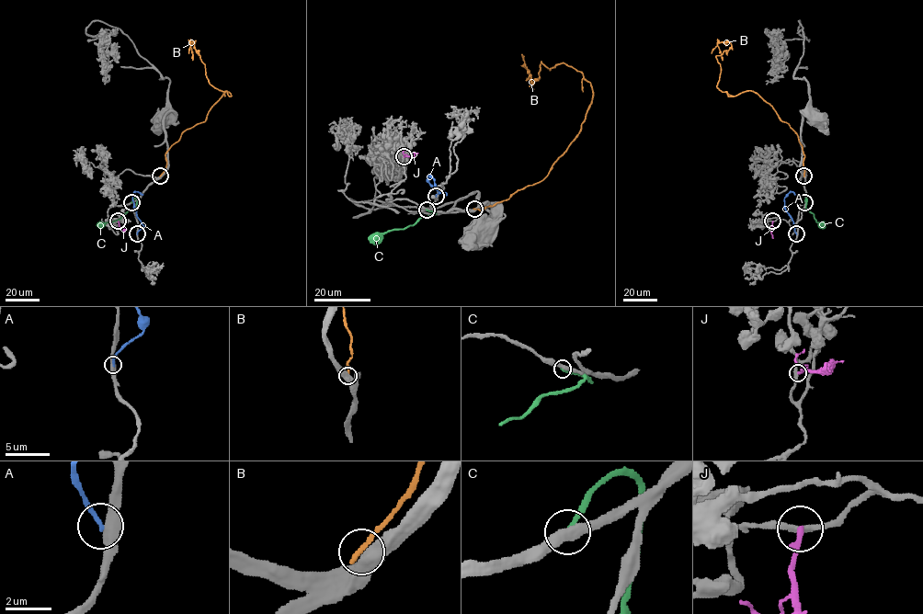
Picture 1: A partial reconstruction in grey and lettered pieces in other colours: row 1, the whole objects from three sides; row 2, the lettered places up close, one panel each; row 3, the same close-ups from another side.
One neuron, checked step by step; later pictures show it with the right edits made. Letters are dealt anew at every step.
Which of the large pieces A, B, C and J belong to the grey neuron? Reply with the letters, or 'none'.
none

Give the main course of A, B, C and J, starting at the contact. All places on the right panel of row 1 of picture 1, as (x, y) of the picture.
A: (796, 234), (785, 209), (784, 198), (791, 191), (795, 195)
B: (803, 176), (797, 134), (772, 107), (716, 86), (716, 56), (730, 43), (717, 44), (722, 60)
C: (804, 202), (805, 198), (805, 208), (823, 225)
J: (772, 221), (773, 238)

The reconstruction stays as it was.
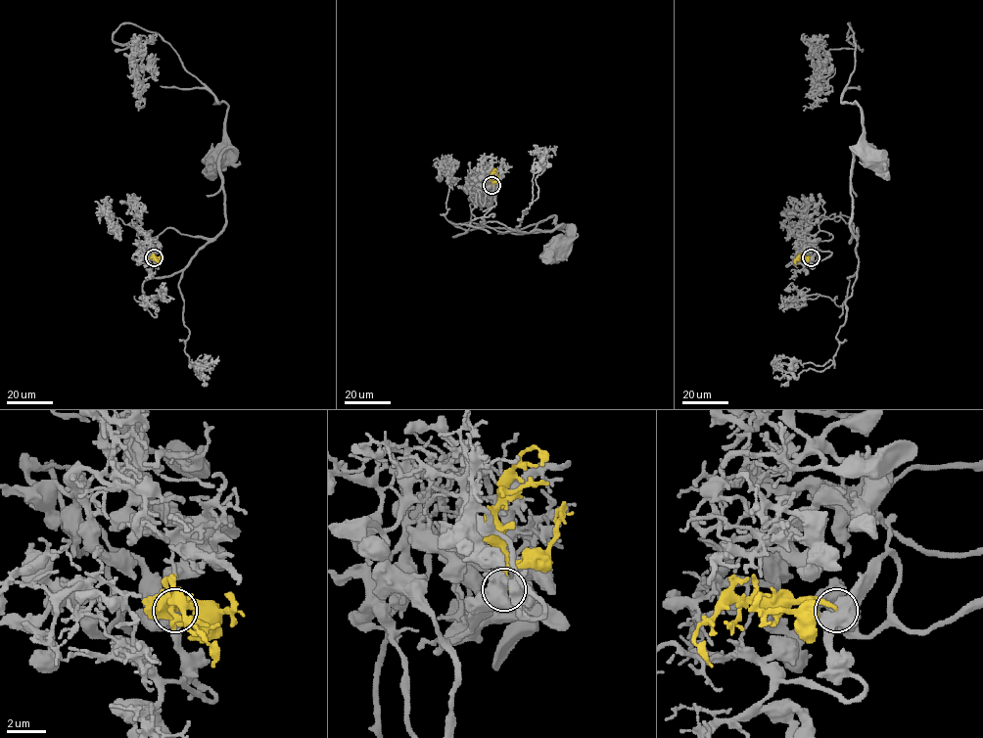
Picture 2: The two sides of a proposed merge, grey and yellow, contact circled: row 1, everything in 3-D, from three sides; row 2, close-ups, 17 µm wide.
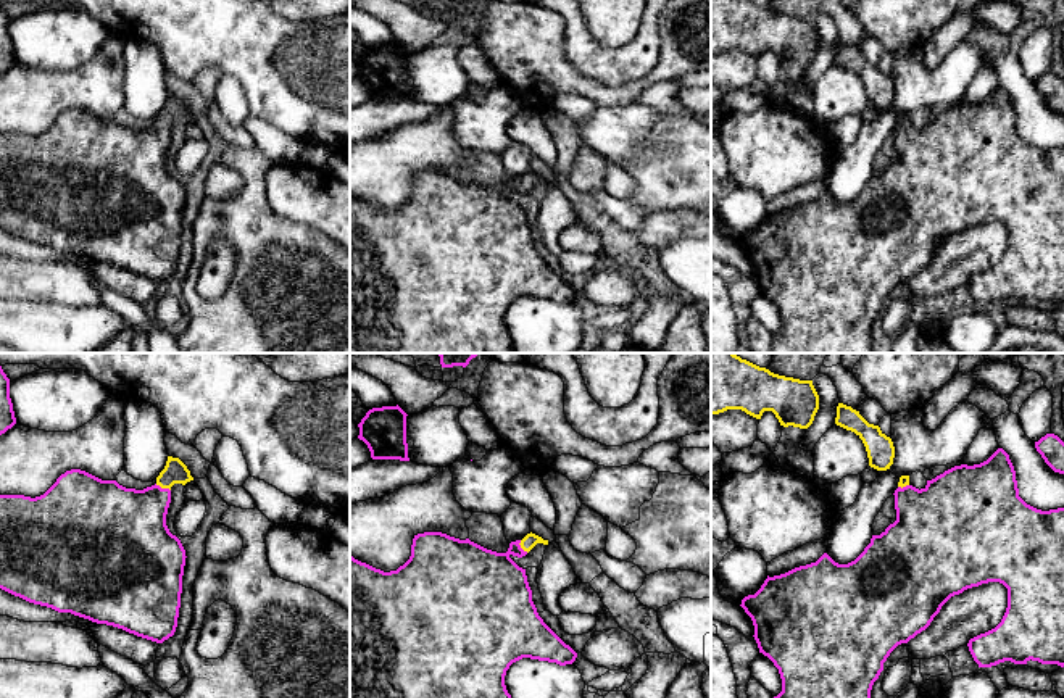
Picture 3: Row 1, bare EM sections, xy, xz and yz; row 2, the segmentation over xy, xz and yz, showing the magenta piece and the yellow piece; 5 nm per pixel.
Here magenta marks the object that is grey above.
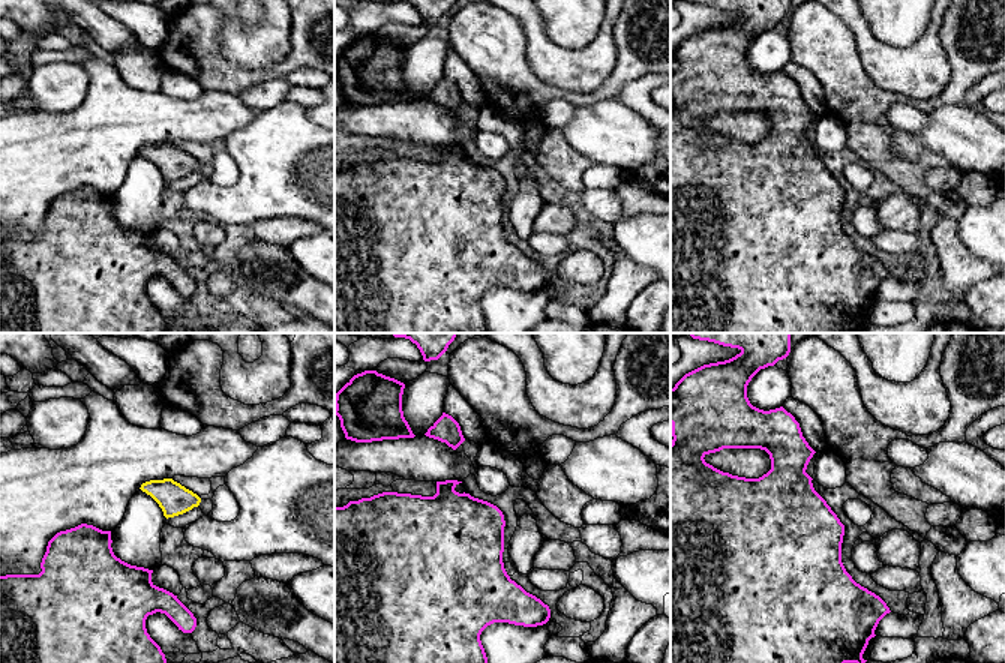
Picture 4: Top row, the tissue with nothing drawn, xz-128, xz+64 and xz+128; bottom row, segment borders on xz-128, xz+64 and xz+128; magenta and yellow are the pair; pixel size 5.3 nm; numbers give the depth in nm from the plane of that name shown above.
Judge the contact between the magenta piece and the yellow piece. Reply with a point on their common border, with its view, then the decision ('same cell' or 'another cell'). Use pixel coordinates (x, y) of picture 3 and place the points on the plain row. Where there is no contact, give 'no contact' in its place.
xy (163, 128) | same cell

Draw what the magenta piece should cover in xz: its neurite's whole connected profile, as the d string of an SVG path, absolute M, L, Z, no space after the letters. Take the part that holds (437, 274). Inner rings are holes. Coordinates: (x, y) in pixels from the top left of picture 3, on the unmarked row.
M424 171L414 174L411 195L397 210L384 211L350 195L350 353L513 353L513 337L505 324L506 310L513 301L530 297L559 305L572 303L577 292L538 255L526 208L509 197L511 193L526 195L537 182L548 184L548 179L530 171L522 179L511 181L506 192L497 192L469 177L459 179L442 171Z

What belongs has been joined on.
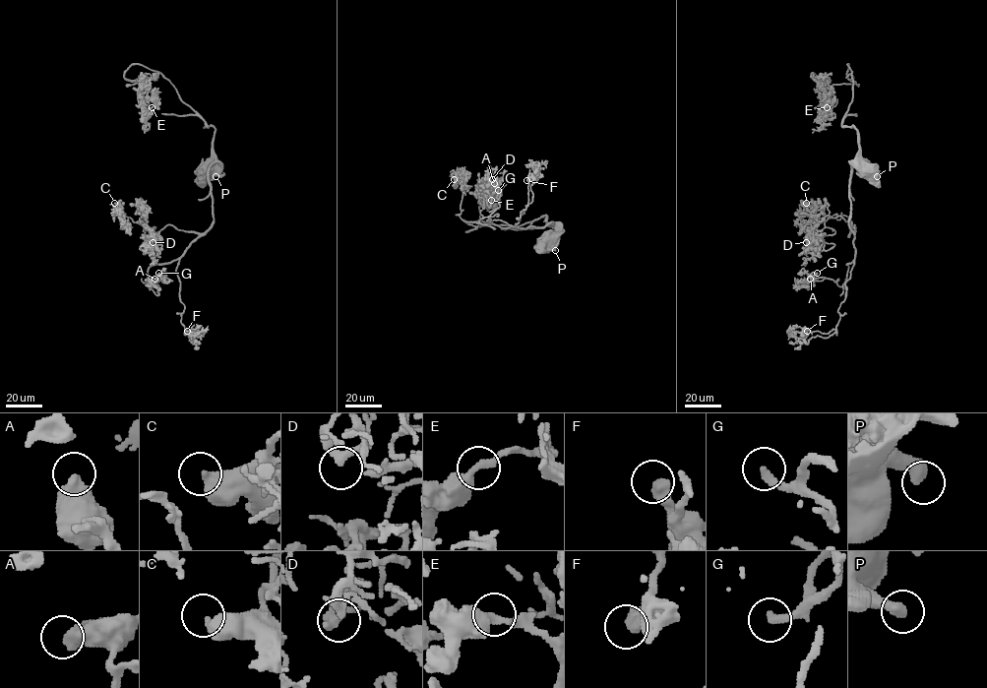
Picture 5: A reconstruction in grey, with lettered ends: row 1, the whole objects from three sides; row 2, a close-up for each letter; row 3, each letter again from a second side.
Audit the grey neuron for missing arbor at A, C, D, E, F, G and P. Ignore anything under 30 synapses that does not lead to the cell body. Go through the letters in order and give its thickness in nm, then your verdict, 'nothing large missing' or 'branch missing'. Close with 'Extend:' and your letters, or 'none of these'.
A: 600 nm | branch missing
C: 500 nm | nothing large missing
D: 200 nm | nothing large missing
E: 360 nm | nothing large missing
F: 500 nm | nothing large missing
G: 280 nm | branch missing
P: 460 nm | nothing large missing
Extend: A, G

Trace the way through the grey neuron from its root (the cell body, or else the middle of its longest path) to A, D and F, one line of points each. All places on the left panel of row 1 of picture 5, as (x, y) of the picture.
A: (213, 168), (216, 161), (209, 171), (213, 224), (179, 257), (152, 265), (152, 286), (160, 280), (154, 279)
D: (213, 168), (216, 161), (209, 171), (213, 224), (202, 233), (166, 225), (151, 233), (141, 216), (153, 242)
F: (213, 168), (216, 161), (209, 171), (213, 224), (176, 269), (180, 321), (193, 343), (187, 331)

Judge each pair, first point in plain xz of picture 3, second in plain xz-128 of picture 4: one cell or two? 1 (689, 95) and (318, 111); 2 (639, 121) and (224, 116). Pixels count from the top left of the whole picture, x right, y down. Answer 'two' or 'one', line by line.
1: two
2: one

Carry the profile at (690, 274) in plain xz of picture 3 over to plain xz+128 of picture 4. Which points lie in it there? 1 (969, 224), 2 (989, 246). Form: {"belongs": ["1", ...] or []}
{"belongs": ["1", "2"]}

